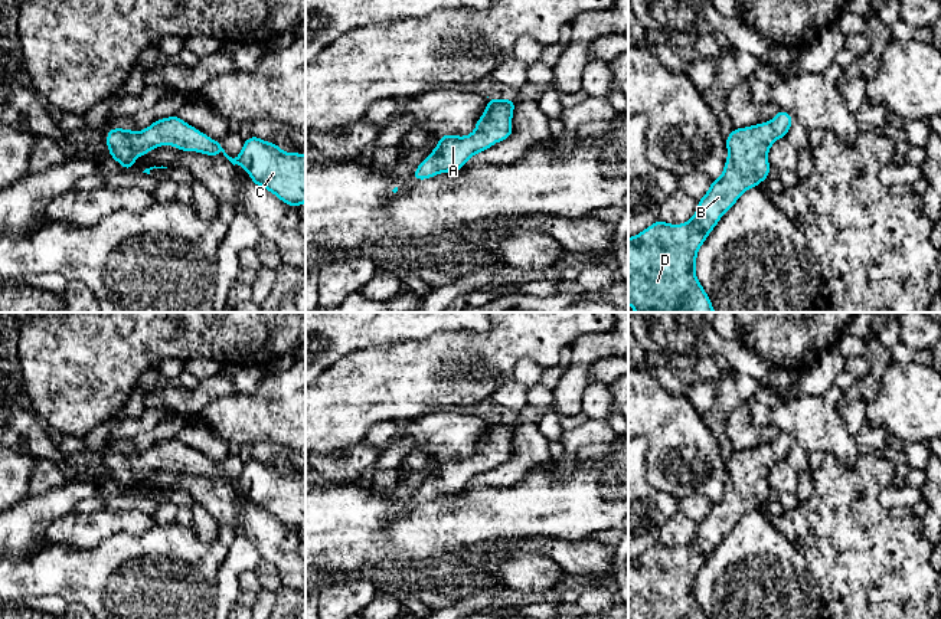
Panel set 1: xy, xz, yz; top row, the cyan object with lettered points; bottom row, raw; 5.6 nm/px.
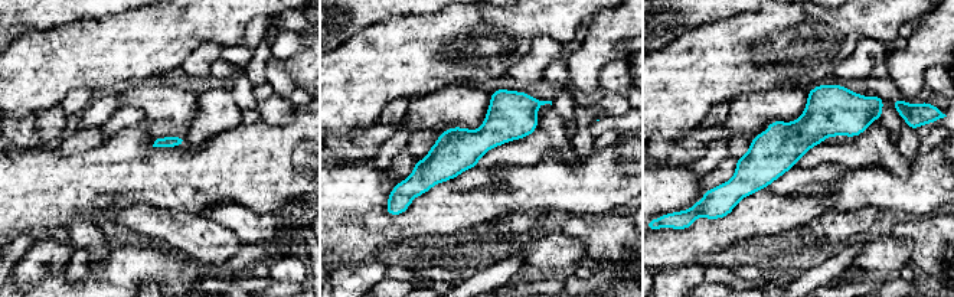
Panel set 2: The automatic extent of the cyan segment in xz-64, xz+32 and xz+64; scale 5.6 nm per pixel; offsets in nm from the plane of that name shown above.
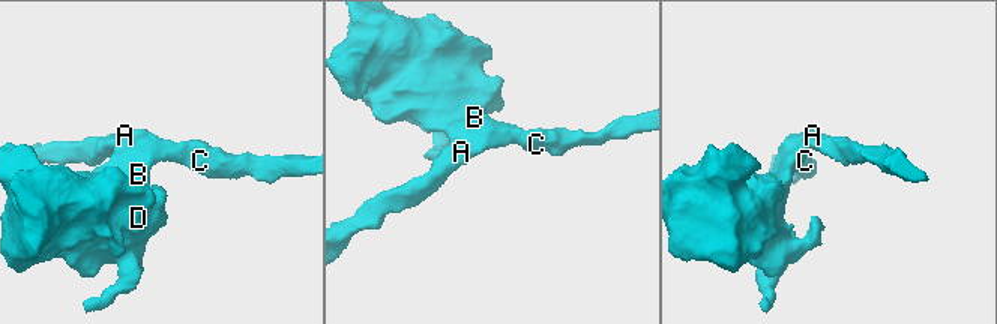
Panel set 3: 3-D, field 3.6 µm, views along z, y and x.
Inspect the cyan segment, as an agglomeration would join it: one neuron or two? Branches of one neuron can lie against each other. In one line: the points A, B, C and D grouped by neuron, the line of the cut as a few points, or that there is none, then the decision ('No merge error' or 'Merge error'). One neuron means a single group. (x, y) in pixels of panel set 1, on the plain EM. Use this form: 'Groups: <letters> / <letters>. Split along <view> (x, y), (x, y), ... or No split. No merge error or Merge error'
Groups: A B C D. No split. No merge error

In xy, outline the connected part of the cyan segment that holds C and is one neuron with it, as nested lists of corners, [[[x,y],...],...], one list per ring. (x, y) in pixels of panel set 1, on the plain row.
[[[177,438],[157,442],[143,453],[112,451],[107,456],[107,469],[110,472],[110,478],[118,484],[124,492],[130,492],[133,488],[135,488],[135,481],[138,478],[146,478],[150,472],[154,472],[160,468],[174,468],[180,474],[196,474],[212,479],[222,474],[233,488],[238,485],[251,498],[254,507],[274,515],[281,524],[291,530],[298,530],[300,527],[306,525],[306,478],[301,475],[284,475],[272,464],[265,465],[257,458],[245,462],[241,476],[236,481],[232,481],[225,475],[219,464],[209,461],[197,451],[180,442]]]

